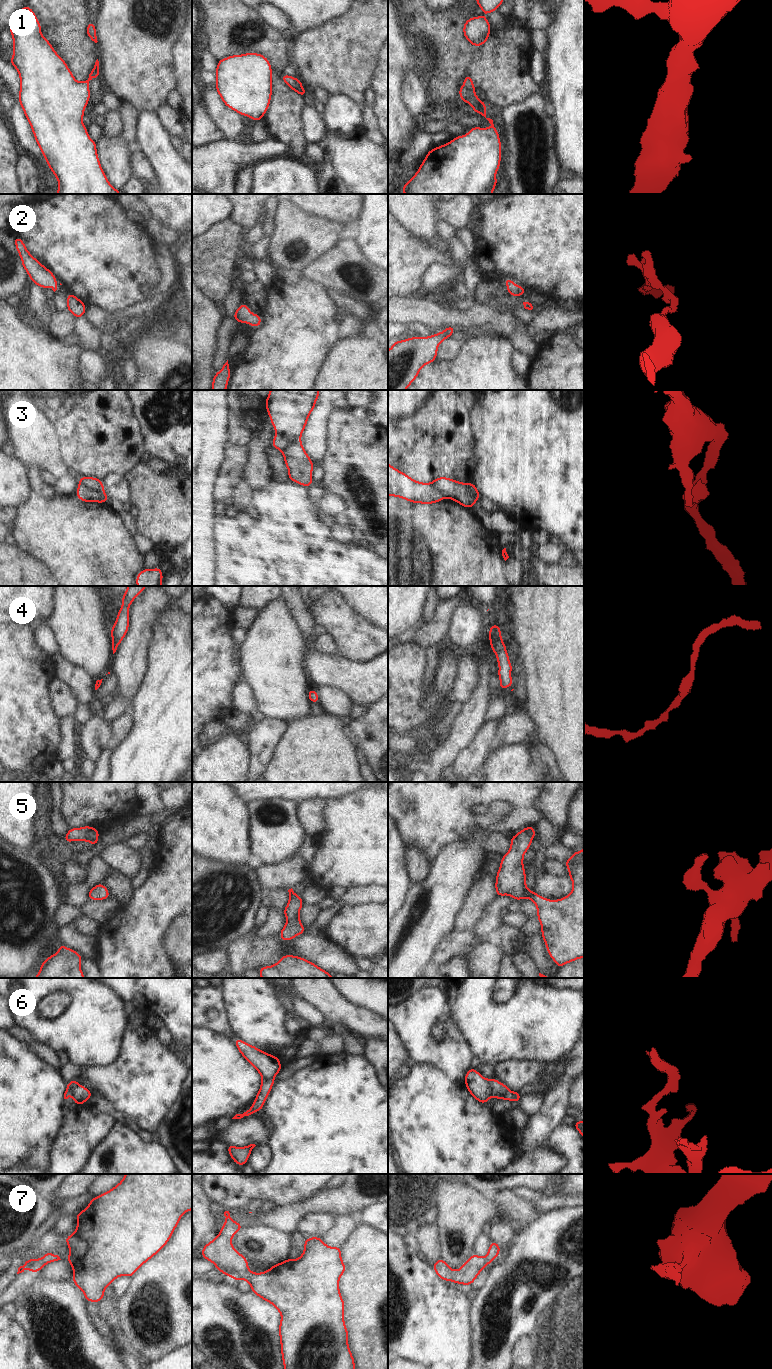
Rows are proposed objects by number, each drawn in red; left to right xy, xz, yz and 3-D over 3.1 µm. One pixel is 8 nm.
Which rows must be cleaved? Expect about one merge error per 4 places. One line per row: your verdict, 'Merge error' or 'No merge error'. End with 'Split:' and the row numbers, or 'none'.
1: No merge error
2: No merge error
3: Merge error
4: No merge error
5: No merge error
6: Merge error
7: No merge error
Split: 3, 6

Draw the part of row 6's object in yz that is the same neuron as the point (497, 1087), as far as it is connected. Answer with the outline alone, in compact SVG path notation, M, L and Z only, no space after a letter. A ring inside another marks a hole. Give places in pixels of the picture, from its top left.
M495 1078L489 1079L489 1086L495 1094L505 1094L510 1091L505 1084L499 1082Z

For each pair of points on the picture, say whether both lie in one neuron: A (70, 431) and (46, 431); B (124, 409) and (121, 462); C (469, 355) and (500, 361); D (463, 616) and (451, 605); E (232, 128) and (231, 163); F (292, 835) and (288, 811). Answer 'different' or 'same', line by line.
A: different
B: same
C: same
D: different
E: different
F: same

